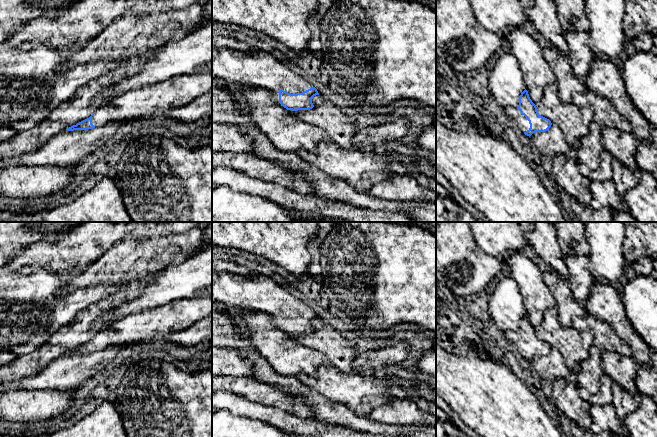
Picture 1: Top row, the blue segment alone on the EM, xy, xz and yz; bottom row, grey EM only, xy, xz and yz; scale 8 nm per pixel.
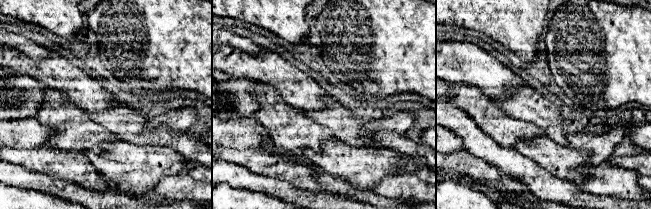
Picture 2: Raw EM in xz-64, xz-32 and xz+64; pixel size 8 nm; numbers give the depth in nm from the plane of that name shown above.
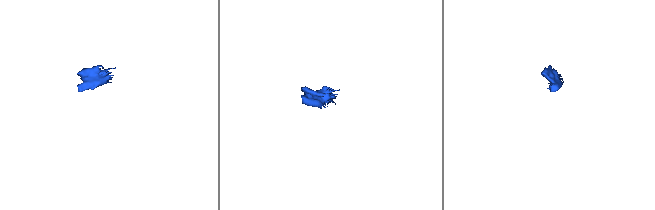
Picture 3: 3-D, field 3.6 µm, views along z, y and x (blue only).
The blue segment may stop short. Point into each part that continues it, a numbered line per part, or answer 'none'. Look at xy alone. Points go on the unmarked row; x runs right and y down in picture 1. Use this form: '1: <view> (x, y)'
1: xy (154, 324)

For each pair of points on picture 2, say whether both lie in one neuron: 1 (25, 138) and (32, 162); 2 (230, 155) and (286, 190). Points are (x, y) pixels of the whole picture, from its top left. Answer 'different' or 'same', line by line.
1: different
2: different

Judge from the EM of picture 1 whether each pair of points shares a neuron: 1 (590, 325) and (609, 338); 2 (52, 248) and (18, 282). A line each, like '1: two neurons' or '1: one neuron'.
1: one neuron
2: two neurons

